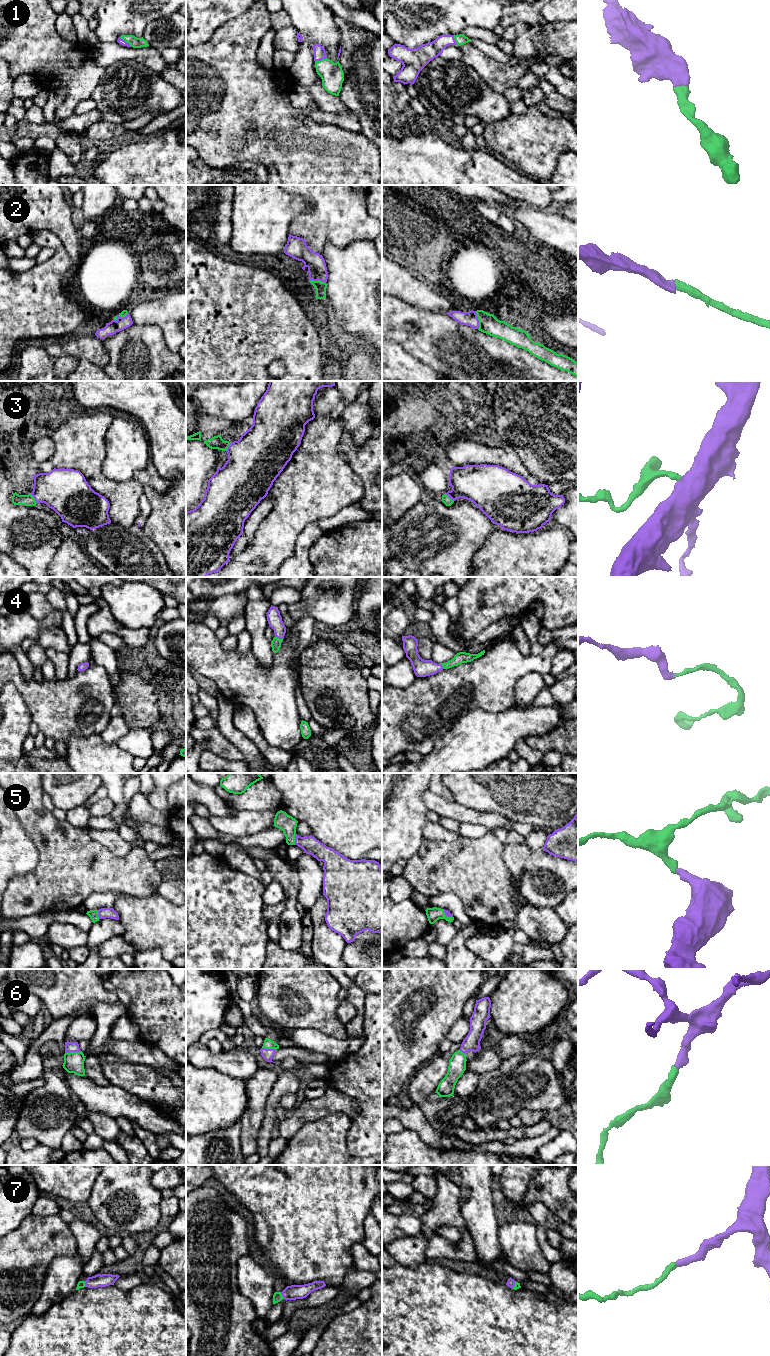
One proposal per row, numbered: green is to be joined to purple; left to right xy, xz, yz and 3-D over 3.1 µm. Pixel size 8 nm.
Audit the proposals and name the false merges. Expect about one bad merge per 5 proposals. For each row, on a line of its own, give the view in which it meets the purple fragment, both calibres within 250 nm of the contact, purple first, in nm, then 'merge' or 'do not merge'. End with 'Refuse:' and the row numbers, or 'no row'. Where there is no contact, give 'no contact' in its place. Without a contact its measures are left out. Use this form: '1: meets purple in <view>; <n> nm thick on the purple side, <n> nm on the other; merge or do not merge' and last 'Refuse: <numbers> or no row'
1: meets purple in xy; 50 nm thick on the purple side, 90 nm on the other; merge
2: meets purple in yz; 120 nm thick on the purple side, 160 nm on the other; merge
3: meets purple in xy; 360 nm thick on the purple side, 100 nm on the other; merge
4: meets purple in xz; 120 nm thick on the purple side, 80 nm on the other; merge
5: meets purple in xz; 140 nm thick on the purple side, 140 nm on the other; merge
6: meets purple in xy; 80 nm thick on the purple side, 160 nm on the other; merge
7: meets purple in xz; 120 nm thick on the purple side, 80 nm on the other; merge
Refuse: no row

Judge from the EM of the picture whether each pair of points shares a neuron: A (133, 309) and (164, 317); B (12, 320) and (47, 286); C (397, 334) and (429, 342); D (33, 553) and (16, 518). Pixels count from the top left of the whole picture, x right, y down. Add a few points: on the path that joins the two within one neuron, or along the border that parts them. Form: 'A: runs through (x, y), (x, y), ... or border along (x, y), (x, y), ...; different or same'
A: runs through (141, 311), (156, 311); same
B: runs through (21, 311), (38, 295); same
C: runs through (405, 338), (413, 342), (421, 342); same
D: runs through (33, 544), (18, 527); same

